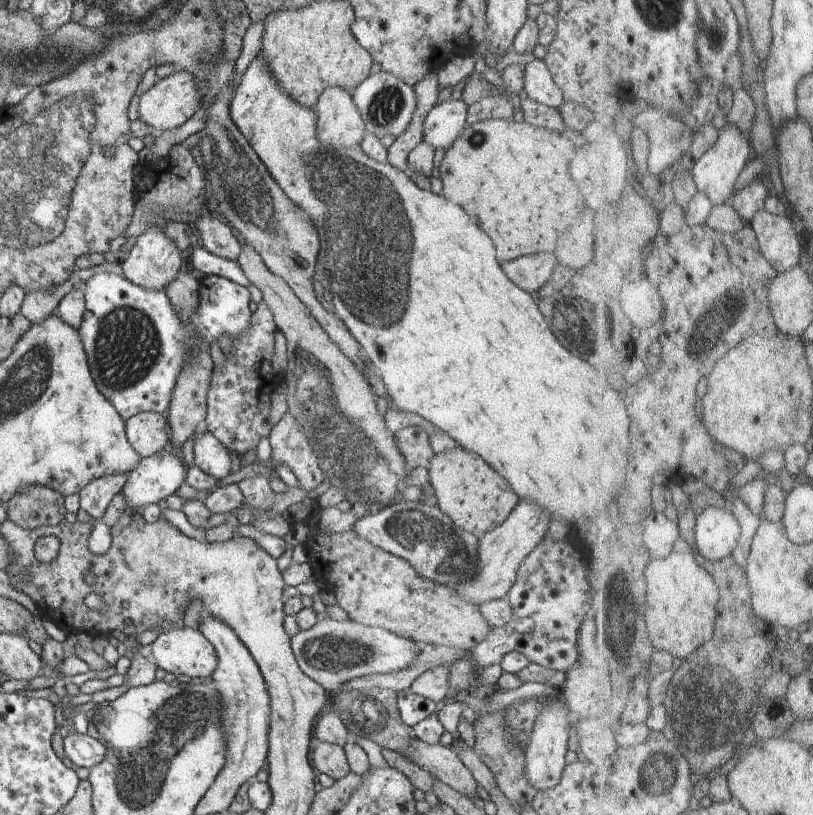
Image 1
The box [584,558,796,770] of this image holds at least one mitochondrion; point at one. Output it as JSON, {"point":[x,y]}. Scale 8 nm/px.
{"point":[710,705]}

